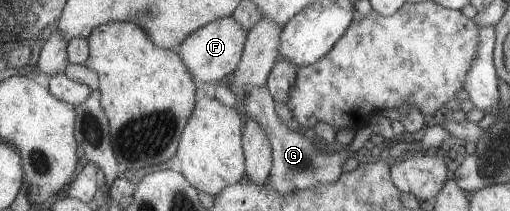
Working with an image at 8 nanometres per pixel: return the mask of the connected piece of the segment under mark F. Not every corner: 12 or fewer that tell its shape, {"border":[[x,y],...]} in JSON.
{"border":[[232,17],[188,35],[178,55],[211,89],[238,67],[247,31]]}

